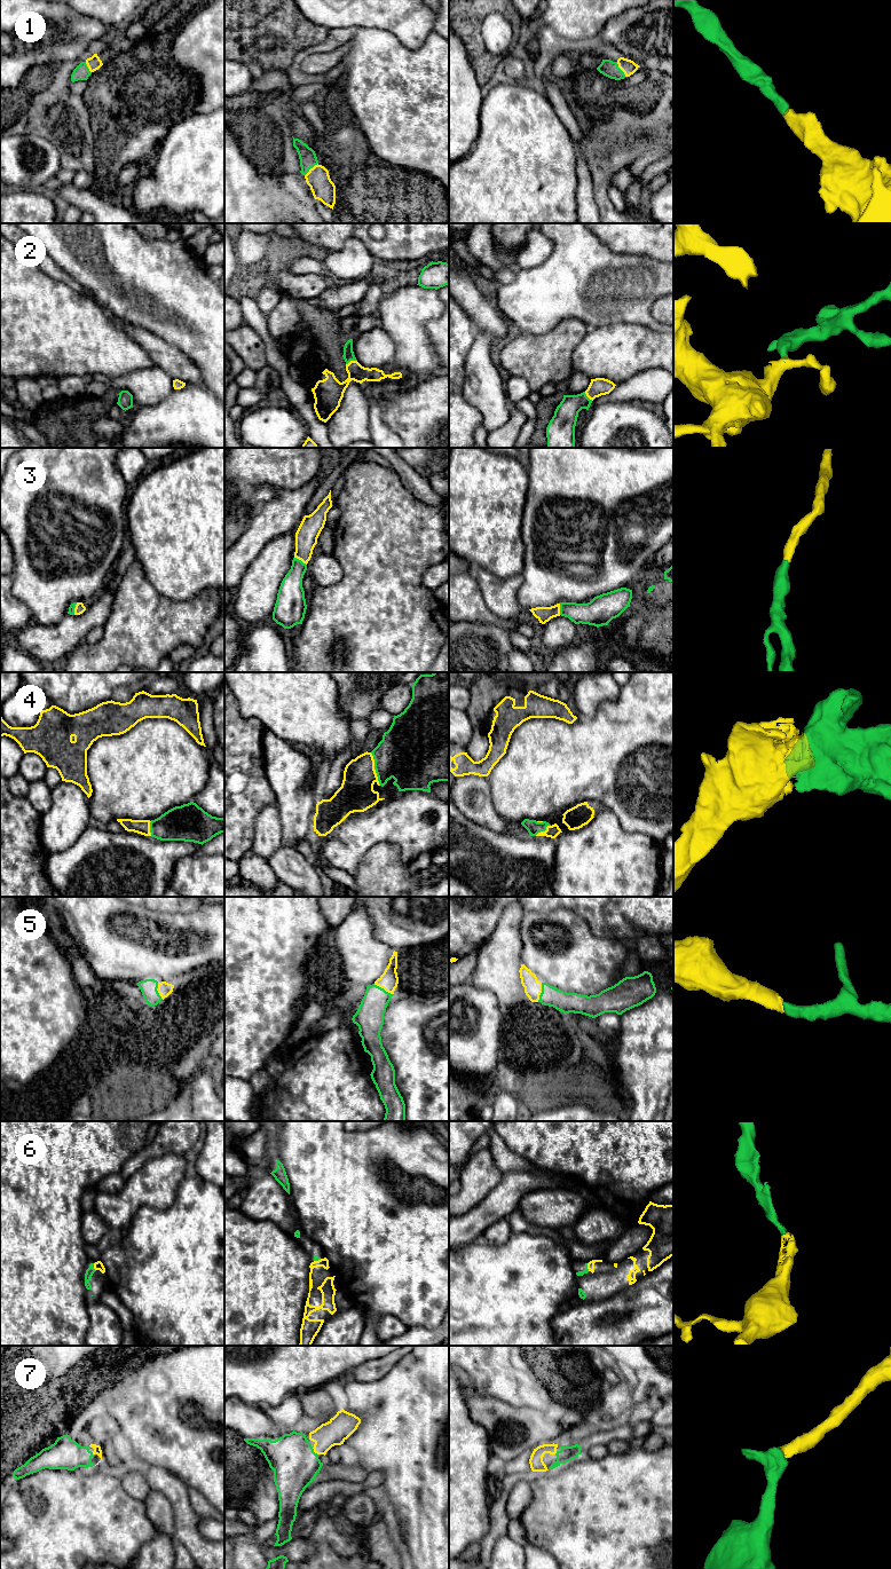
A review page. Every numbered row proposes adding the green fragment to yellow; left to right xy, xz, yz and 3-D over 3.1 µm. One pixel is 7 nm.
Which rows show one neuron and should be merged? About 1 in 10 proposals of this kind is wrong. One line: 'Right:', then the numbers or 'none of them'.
Right: 1, 2, 3, 4, 5, 6, 7

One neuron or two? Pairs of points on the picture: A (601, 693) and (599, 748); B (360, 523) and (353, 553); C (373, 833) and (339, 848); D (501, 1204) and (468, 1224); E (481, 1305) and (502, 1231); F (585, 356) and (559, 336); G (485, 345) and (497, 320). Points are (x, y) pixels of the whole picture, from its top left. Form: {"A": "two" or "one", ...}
{"A": "two", "B": "one", "C": "one", "D": "one", "E": "two", "F": "two", "G": "two"}

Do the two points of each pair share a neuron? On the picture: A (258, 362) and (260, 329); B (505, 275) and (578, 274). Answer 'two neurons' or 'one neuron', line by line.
A: two neurons
B: two neurons

